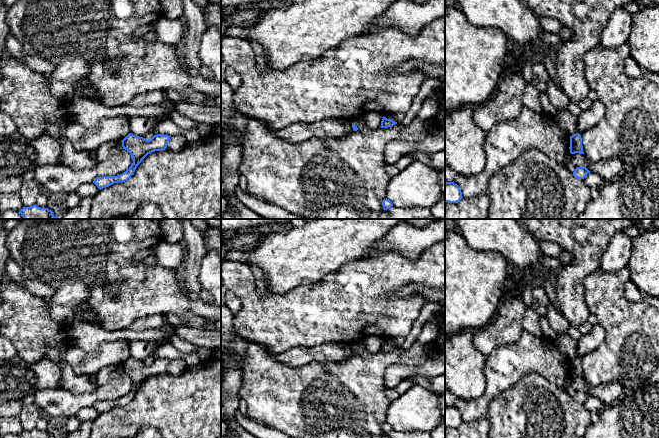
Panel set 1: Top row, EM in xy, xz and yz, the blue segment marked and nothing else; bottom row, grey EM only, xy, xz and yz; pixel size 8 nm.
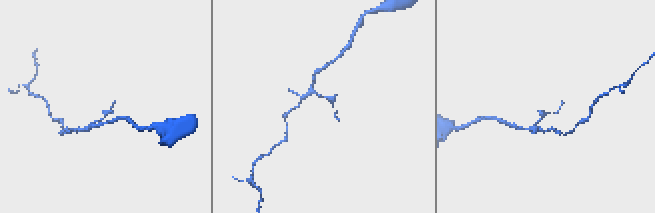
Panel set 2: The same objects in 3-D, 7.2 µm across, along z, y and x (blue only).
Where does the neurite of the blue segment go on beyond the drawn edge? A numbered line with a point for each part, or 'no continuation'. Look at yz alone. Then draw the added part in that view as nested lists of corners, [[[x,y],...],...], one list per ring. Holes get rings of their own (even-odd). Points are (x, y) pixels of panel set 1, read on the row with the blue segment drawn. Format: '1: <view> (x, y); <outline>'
no continuation

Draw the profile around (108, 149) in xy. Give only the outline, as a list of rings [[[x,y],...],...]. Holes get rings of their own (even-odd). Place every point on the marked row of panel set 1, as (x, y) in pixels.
[[[109,141],[101,144],[95,149],[95,158],[98,162],[109,158],[123,149],[121,141]]]

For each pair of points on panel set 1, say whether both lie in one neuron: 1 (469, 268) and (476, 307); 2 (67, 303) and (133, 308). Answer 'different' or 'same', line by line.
1: same
2: different

